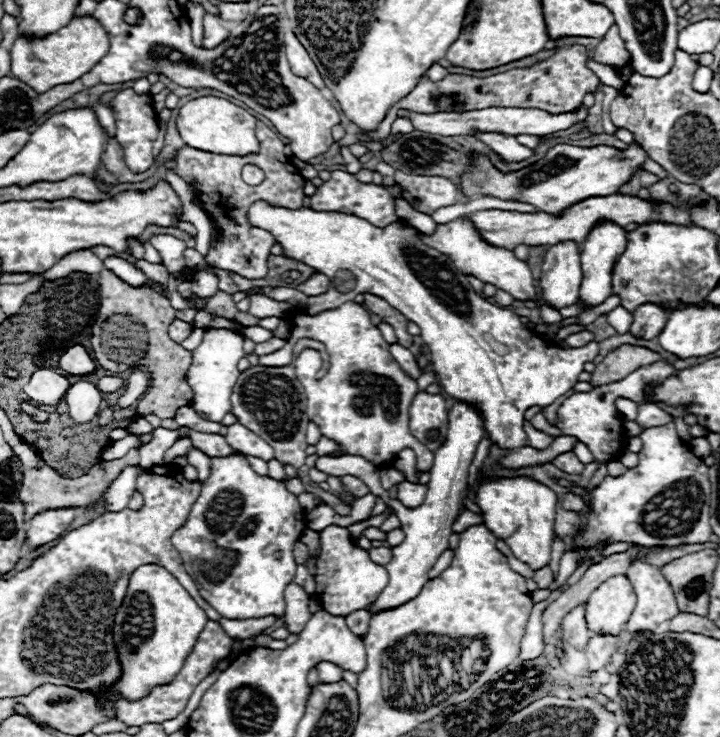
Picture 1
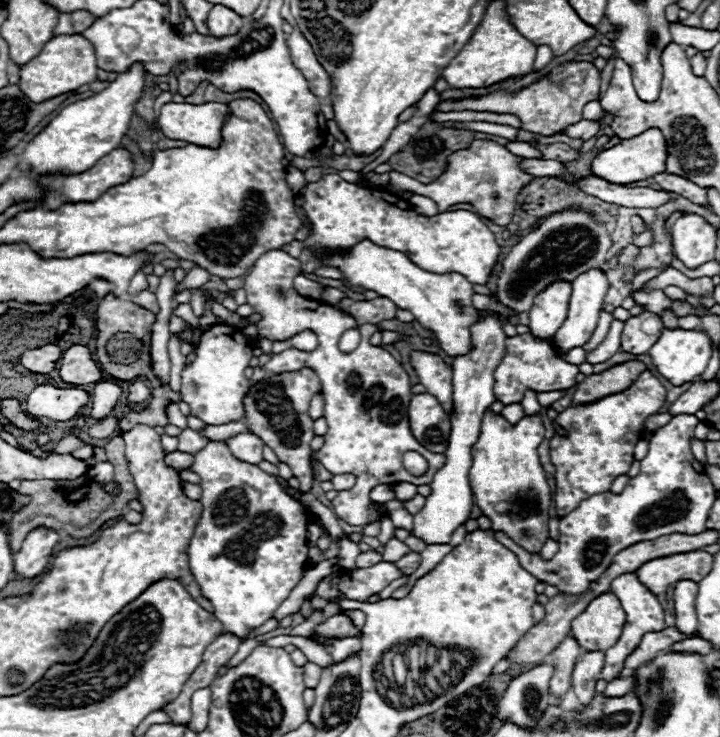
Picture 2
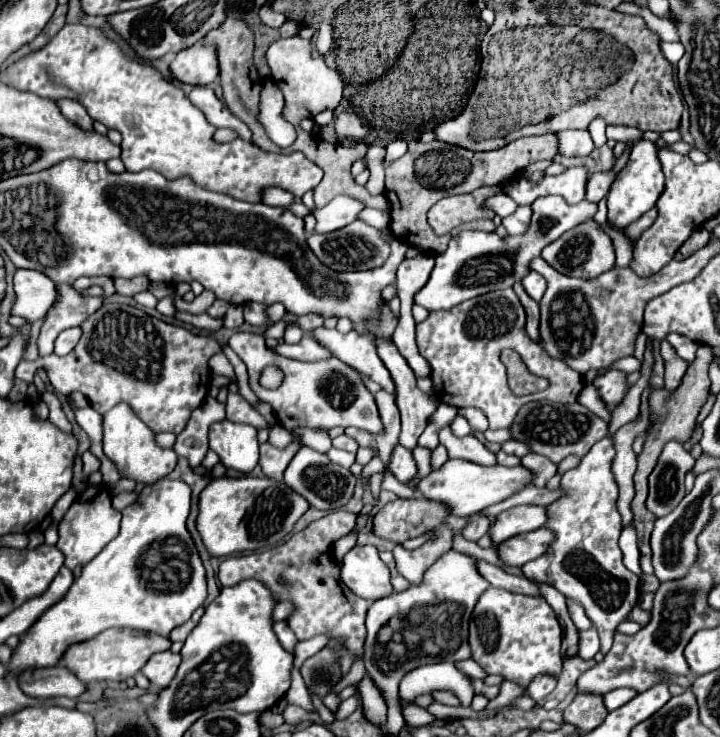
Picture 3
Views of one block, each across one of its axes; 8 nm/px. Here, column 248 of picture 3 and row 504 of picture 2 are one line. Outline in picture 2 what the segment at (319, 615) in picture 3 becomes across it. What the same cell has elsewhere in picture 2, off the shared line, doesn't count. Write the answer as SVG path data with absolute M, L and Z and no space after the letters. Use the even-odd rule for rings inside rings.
M644 370L638 380L624 392L606 396L586 406L570 406L558 414L556 422L566 430L566 436L552 440L550 458L556 468L556 514L570 514L582 500L608 492L614 478L628 474L634 462L634 446L642 440L644 420L656 414L666 402L666 388Z

